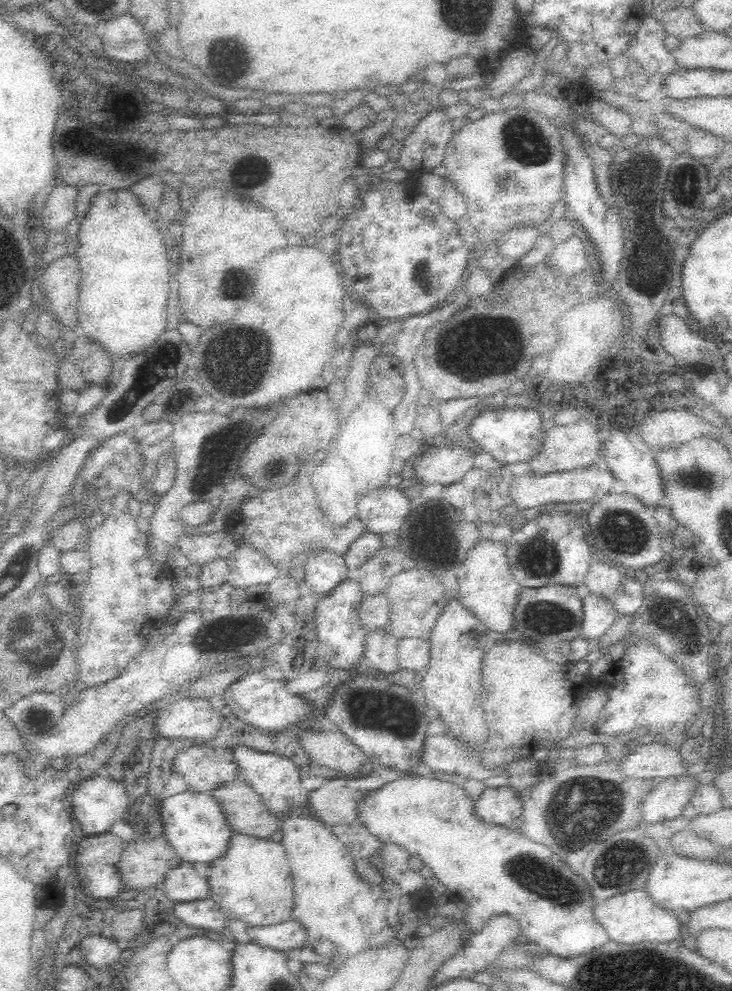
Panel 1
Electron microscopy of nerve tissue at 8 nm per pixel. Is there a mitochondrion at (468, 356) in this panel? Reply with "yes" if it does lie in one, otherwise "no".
yes

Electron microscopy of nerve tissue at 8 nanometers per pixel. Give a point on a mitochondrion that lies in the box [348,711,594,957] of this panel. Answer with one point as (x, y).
(527, 872)

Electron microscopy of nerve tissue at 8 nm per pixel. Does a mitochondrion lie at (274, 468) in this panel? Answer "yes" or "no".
yes

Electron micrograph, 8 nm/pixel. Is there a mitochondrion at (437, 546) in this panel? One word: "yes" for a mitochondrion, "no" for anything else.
yes

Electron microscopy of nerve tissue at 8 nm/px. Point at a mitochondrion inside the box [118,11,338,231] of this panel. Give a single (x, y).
(228, 54)

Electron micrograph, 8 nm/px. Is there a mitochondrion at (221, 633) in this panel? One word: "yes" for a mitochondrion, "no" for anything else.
yes

